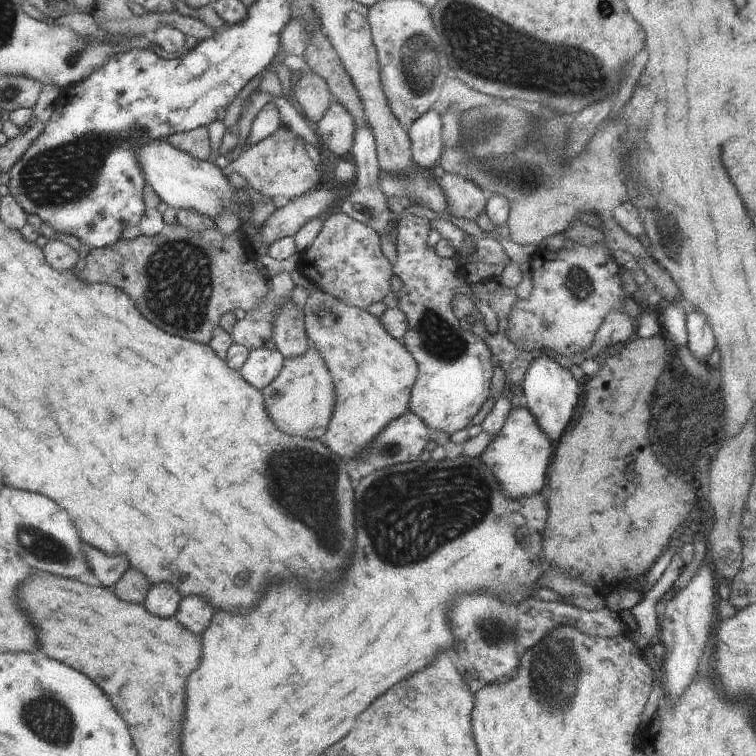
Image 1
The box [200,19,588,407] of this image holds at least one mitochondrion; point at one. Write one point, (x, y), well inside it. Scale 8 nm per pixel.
(419, 58)

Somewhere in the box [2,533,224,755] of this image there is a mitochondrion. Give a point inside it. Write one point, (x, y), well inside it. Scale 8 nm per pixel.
(51, 721)

